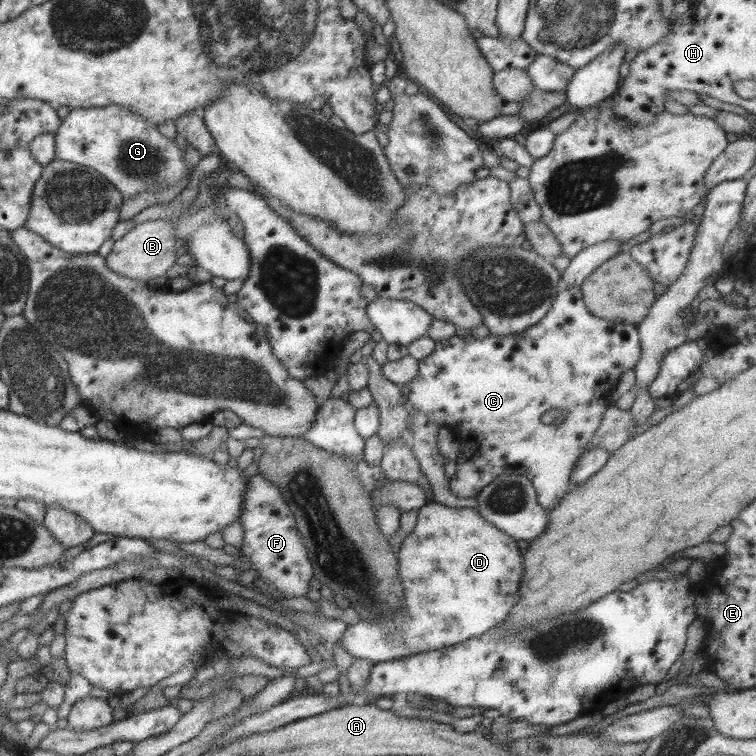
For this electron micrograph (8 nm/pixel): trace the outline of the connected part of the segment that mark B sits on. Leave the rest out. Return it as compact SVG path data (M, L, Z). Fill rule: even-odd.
M156 219L137 224L114 242L109 254L105 257L105 265L121 276L137 280L165 275L169 268L175 265L177 258L175 249L178 243L175 242L173 234L175 234L173 223L169 219Z

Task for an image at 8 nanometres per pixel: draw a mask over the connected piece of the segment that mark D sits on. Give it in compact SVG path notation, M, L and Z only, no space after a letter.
M429 501L417 509L416 521L397 552L397 574L403 585L403 617L389 622L359 620L347 626L339 640L333 642L333 646L339 646L345 654L378 663L451 646L478 637L499 625L519 598L517 588L523 565L517 543L511 536L487 523L477 510Z

